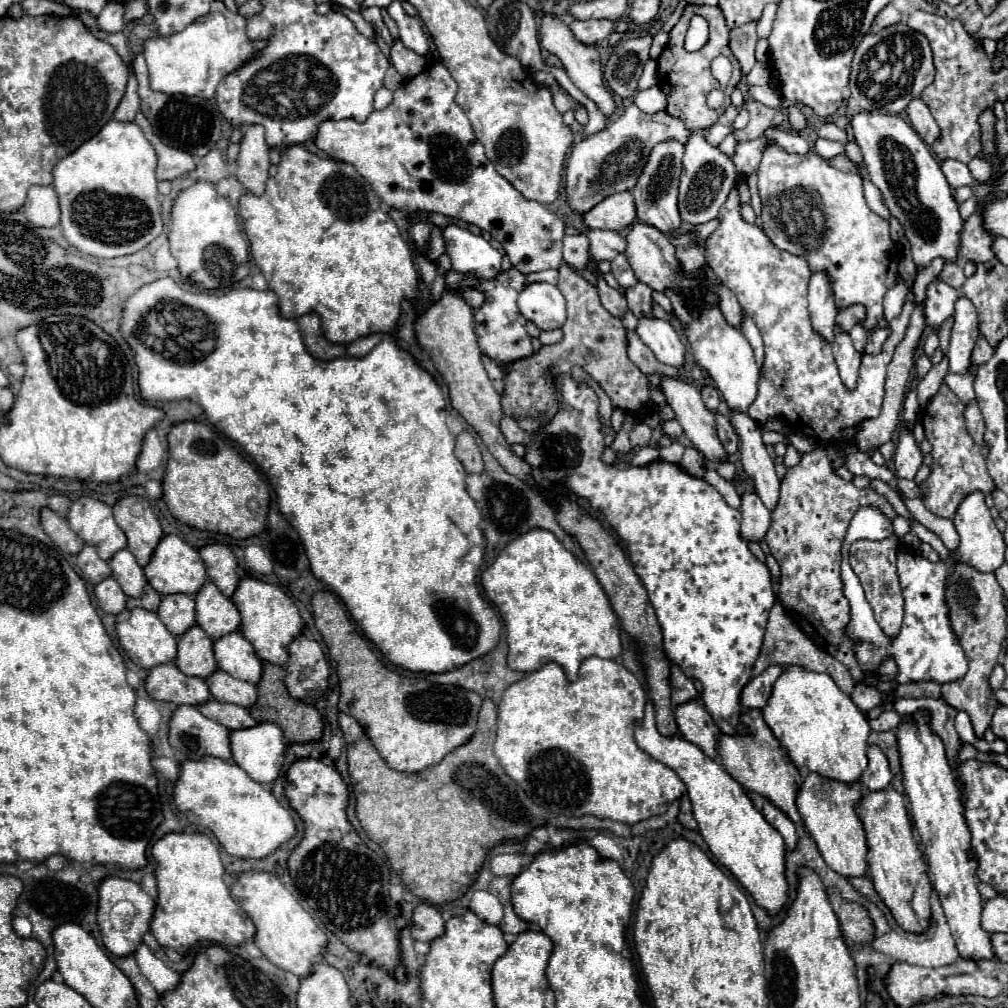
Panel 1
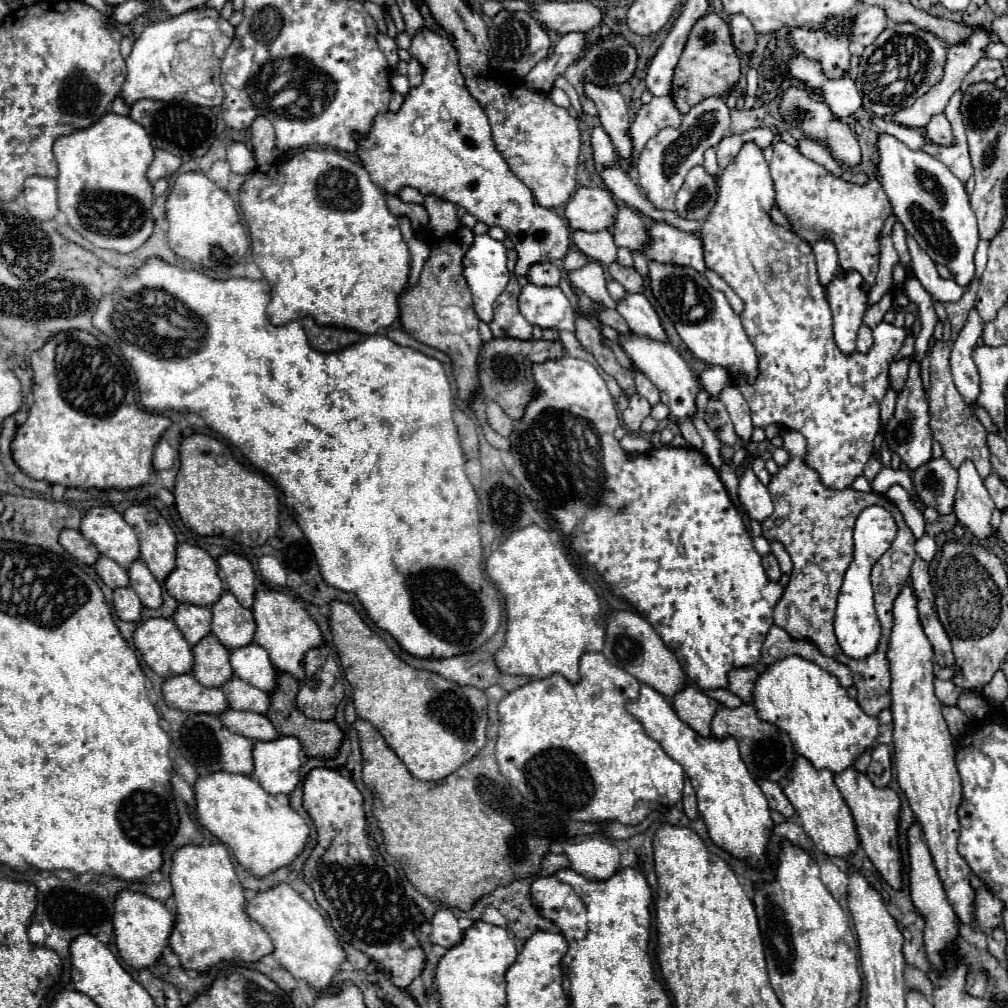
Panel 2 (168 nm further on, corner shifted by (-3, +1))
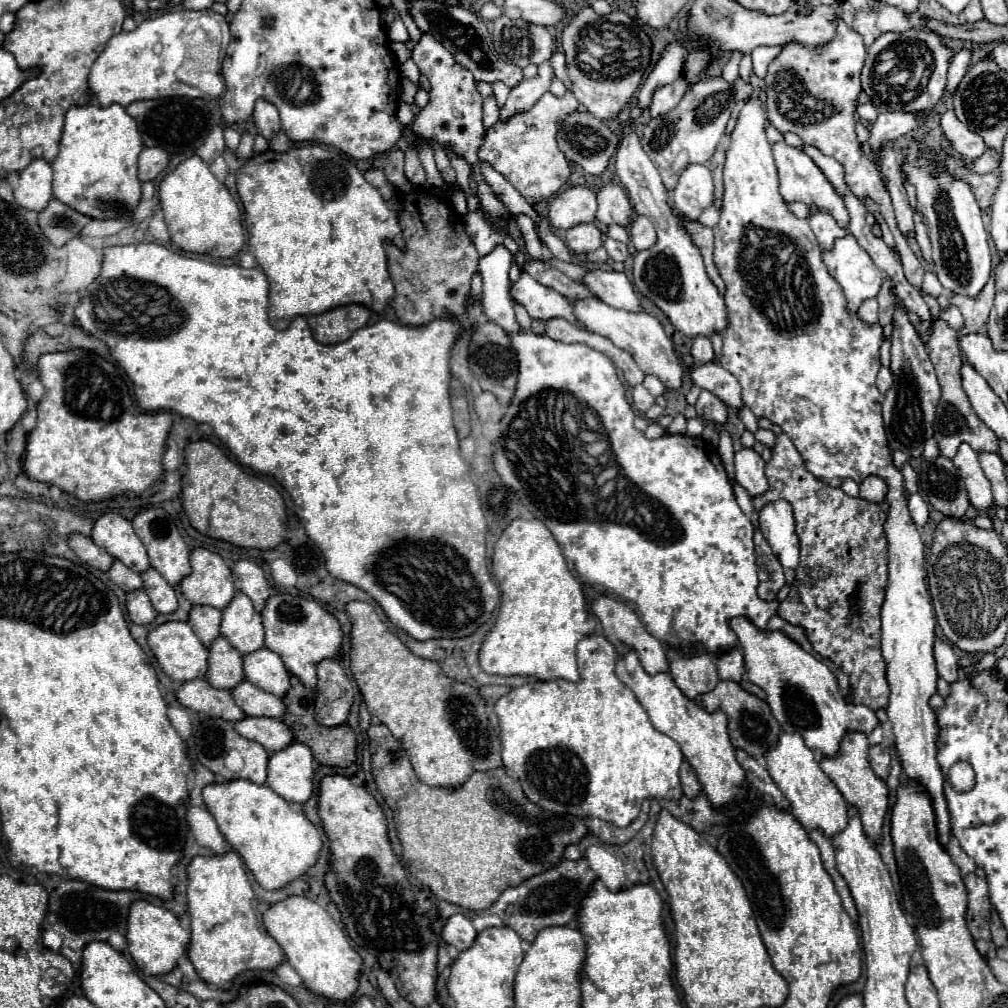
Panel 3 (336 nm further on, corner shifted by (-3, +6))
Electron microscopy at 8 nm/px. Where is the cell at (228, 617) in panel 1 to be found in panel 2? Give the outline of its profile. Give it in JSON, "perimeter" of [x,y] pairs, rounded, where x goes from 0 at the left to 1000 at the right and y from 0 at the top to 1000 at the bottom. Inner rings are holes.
{"perimeter":[[[221,586],[219,592],[209,600],[209,628],[225,642],[235,644],[251,636],[253,616],[249,604],[237,600],[233,590]]]}

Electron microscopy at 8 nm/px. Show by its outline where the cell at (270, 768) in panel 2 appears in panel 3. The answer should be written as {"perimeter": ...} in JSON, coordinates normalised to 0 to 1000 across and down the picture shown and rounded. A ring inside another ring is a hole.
{"perimeter":[[[291,736],[287,742],[269,748],[265,780],[285,796],[303,798],[311,790],[313,762],[314,758],[309,744]]]}

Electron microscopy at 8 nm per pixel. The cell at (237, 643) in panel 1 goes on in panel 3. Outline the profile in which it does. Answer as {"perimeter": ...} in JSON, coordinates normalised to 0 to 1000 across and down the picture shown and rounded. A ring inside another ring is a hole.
{"perimeter":[[[261,643],[249,647],[241,653],[241,659],[243,659],[243,673],[255,683],[273,688],[275,692],[281,692],[289,683],[287,679],[289,669],[283,663],[277,649],[273,649],[271,645]]]}

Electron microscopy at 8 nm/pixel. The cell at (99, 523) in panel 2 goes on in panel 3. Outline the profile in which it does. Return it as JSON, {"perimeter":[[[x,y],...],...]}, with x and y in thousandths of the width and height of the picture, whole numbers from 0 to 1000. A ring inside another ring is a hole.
{"perimeter":[[[102,510],[90,530],[92,538],[106,546],[112,554],[120,556],[126,563],[134,565],[136,569],[144,567],[148,563],[148,552],[142,542],[142,538],[136,534],[132,522],[128,516],[124,516],[118,510]]]}

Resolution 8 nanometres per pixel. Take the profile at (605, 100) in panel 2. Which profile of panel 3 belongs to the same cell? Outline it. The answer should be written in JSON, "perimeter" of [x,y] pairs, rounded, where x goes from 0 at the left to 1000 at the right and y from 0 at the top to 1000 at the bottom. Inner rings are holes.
{"perimeter":[[[620,123],[618,133],[620,133],[618,141],[610,155],[612,177],[616,185],[622,188],[630,210],[646,216],[652,228],[652,240],[646,246],[630,252],[628,282],[640,296],[644,296],[652,306],[656,306],[664,313],[666,321],[674,329],[686,335],[689,335],[689,331],[705,333],[707,327],[715,329],[717,323],[721,323],[721,308],[717,294],[703,278],[695,250],[688,242],[678,216],[668,212],[668,206],[664,202],[664,190],[658,185],[656,175],[650,169],[648,161],[642,157],[630,127],[626,123]]]}

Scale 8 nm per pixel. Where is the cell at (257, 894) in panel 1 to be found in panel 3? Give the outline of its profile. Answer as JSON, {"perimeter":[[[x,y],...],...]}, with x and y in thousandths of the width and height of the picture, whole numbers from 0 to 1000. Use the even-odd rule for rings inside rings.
{"perimeter":[[[289,889],[261,907],[261,919],[283,942],[287,956],[311,986],[330,994],[342,994],[354,984],[360,950],[346,937],[342,925],[330,915],[326,905],[314,895],[301,889]]]}

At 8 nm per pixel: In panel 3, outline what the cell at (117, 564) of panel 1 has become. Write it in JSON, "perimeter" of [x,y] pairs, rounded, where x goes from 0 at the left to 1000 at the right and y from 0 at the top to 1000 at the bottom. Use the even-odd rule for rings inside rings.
{"perimeter":[[[148,563],[146,567],[142,567],[140,573],[144,579],[144,587],[150,593],[152,601],[158,609],[170,609],[176,605],[178,597],[176,597],[174,585],[162,575],[162,571],[154,563]]]}

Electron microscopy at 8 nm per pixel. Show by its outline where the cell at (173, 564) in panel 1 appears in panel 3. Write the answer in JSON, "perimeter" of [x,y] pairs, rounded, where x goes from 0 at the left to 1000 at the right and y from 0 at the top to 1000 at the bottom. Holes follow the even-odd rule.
{"perimeter":[[[203,544],[189,548],[189,562],[191,567],[180,577],[184,593],[191,601],[225,603],[235,587],[229,562],[217,550]]]}

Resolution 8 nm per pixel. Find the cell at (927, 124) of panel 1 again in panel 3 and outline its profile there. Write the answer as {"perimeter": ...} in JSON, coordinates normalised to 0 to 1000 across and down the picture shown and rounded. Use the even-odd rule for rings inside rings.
{"perimeter":[[[939,109],[934,115],[934,127],[938,131],[938,135],[941,137],[943,145],[959,159],[967,159],[971,157],[975,151],[979,151],[979,145],[975,141],[975,137],[967,131],[963,131],[955,121],[949,119],[945,109]]]}

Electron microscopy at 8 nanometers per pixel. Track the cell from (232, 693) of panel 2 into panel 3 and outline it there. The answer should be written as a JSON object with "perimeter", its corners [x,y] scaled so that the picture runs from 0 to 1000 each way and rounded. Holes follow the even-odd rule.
{"perimeter":[[[247,675],[239,677],[235,683],[229,685],[235,700],[245,708],[245,710],[255,710],[255,712],[279,712],[283,706],[281,694],[257,685],[251,681]]]}

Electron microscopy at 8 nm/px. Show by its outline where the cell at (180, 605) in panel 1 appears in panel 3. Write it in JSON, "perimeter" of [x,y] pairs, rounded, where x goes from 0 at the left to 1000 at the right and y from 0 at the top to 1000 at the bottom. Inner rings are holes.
{"perimeter":[[[193,601],[188,609],[188,621],[193,625],[195,633],[201,637],[203,643],[209,641],[209,637],[217,631],[219,621],[219,605],[209,601]]]}

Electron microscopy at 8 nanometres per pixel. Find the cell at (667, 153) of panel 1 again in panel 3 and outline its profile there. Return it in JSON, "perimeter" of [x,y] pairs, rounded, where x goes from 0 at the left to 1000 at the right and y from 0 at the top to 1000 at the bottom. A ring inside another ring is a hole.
{"perimeter":[[[699,75],[680,91],[678,99],[662,113],[646,117],[638,129],[638,149],[650,163],[658,183],[666,190],[678,169],[686,163],[701,163],[707,155],[713,137],[719,133],[721,119],[731,101],[745,95],[745,83],[731,75],[729,81],[719,81],[715,75]]]}

